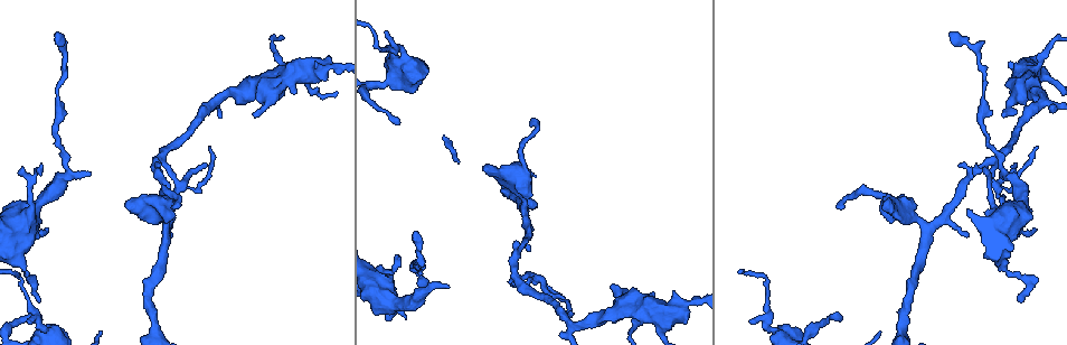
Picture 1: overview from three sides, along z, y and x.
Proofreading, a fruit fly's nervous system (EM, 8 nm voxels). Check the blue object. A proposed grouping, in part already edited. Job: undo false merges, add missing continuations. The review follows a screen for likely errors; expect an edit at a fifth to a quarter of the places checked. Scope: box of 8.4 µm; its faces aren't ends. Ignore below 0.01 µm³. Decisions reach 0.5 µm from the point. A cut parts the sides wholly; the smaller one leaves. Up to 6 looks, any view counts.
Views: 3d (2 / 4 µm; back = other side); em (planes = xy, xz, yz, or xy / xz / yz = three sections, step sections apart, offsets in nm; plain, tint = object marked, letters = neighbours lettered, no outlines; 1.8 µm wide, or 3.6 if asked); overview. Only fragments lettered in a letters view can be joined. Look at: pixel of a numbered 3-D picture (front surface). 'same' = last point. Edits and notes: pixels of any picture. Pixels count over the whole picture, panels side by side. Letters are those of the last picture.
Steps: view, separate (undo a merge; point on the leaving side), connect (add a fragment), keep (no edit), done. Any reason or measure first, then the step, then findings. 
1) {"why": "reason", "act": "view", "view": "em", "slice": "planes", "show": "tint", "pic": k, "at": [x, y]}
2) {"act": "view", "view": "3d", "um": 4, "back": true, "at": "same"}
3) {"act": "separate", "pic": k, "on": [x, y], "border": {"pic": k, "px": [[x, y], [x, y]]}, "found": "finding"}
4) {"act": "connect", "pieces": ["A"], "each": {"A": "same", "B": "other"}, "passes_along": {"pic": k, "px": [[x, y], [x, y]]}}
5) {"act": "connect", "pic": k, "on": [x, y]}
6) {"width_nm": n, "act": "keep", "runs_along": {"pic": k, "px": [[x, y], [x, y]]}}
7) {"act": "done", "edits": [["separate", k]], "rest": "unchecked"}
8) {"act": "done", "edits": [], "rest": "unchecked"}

{"why": "tapers out", "act": "view", "view": "3d", "um": 2, "back": true, "pic": 1, "at": [413, 233]}

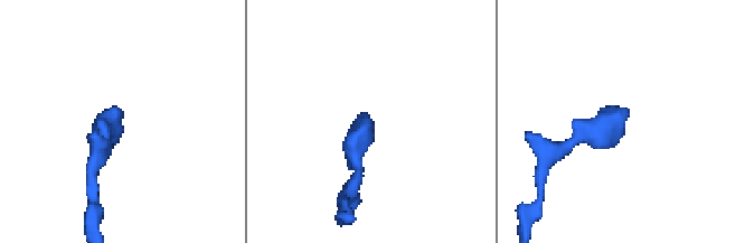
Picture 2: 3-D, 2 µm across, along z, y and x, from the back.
{"act": "view", "view": "em", "slice": "xz", "step": 4, "show": "letters", "pic": 2, "at": [368, 116]}

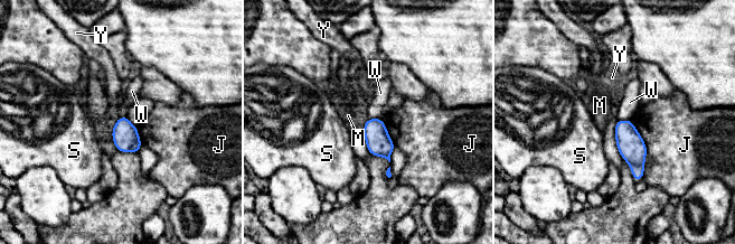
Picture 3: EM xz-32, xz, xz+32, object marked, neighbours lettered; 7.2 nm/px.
{"act": "keep", "each": {"J": "other", "M": "other", "S": "other", "W": "other", "Y": "other"}, "border": {"pic": 3, "px": [[368, 118], [380, 119]]}, "found": "no lettered fragment goes on from it"}

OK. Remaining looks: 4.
{"why": "small branch off a trunk", "act": "view", "view": "em", "um": 3.6, "slice": "planes", "show": "tint", "pic": 1, "at": [1019, 226]}

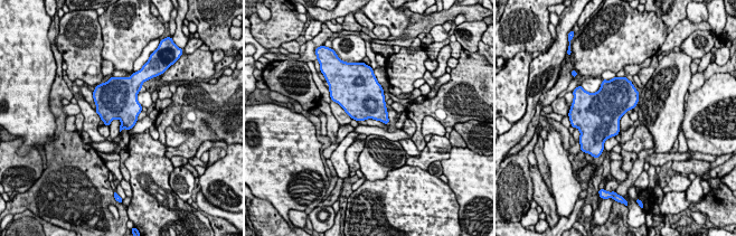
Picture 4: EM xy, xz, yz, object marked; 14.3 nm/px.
{"act": "view", "view": "em", "um": 3.6, "slice": "planes", "show": "letters", "at": "same"}

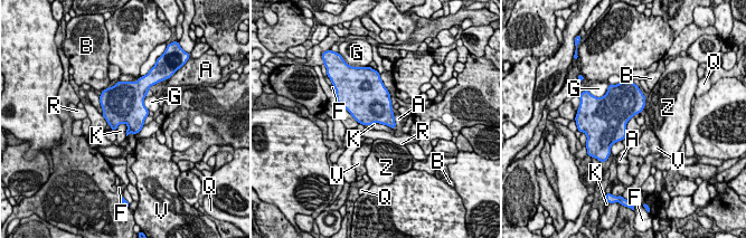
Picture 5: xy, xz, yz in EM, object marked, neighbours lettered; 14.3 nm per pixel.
{"act": "keep", "each": {"A": "other", "B": "other", "F": "other", "G": "other", "K": "other", "Q": "other", "R": "other", "V": "other", "Z": "other"}, "border": {"pic": 5, "px": [[122, 122], [126, 125], [126, 135]]}, "found": "one neuron here"}

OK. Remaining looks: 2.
{"act": "view", "view": "3d", "um": 2, "pic": 1, "at": [333, 68]}

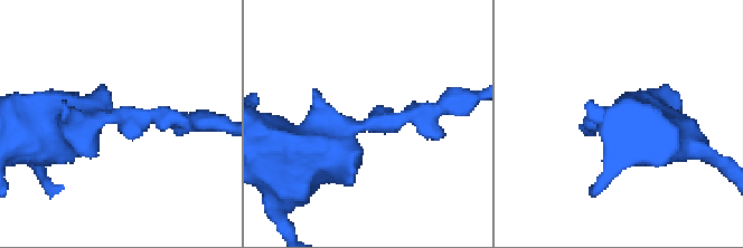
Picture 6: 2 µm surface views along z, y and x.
{"act": "view", "view": "em", "slice": "planes", "show": "letters", "pic": 6, "at": [118, 114]}

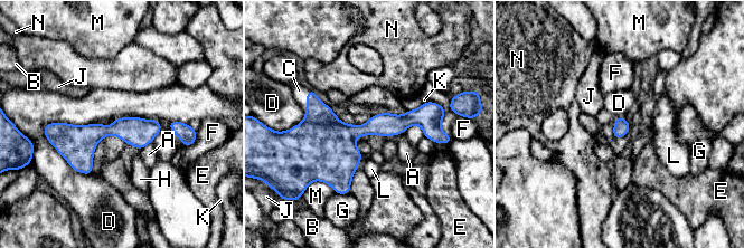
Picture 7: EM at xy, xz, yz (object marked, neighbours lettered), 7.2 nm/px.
{"act": "connect", "pieces": ["C"], "each": {"A": "other", "B": "other", "C": "same", "D": "other", "E": "other", "F": "other", "G": "other", "H": "other", "J": "other", "K": "other", "L": "other", "M": "other", "N": "other"}, "found": "it goes on there"}

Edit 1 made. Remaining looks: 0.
{"act": "done", "edits": [["connect", 7]], "rest": "unchecked"}

